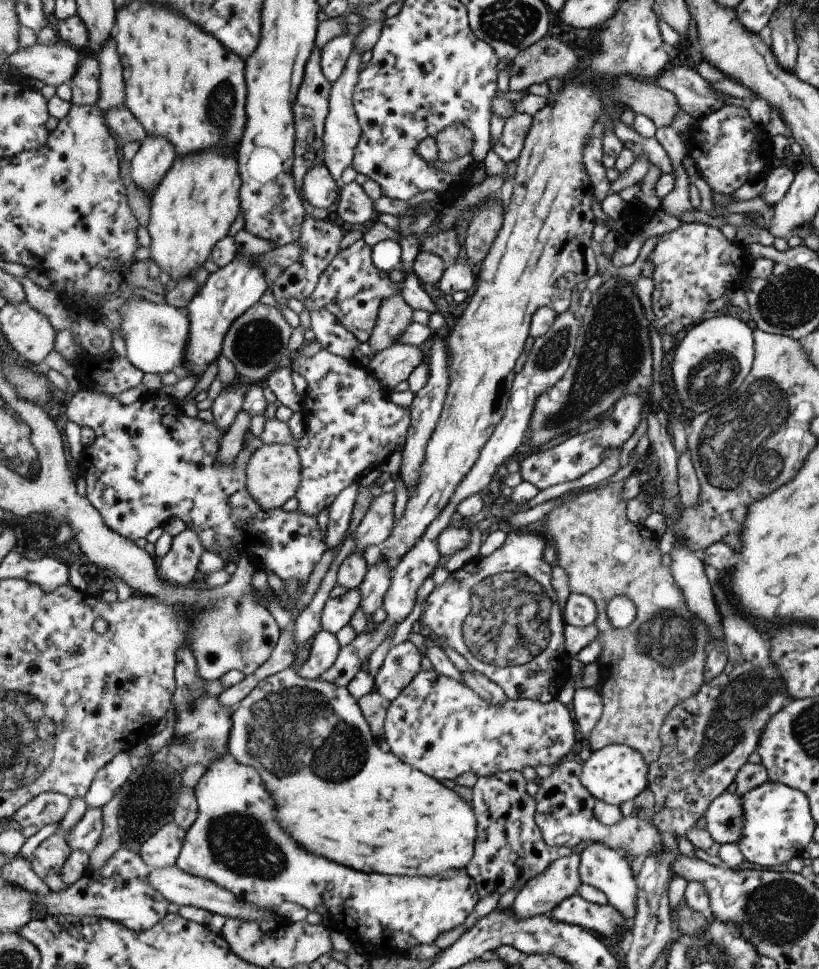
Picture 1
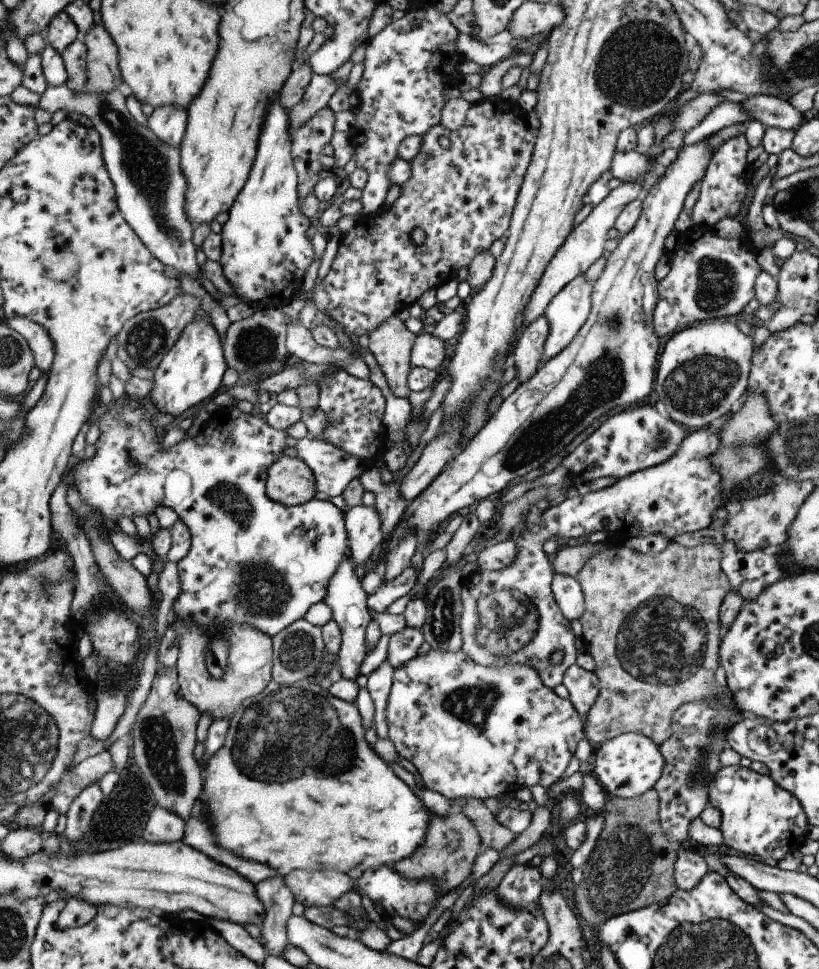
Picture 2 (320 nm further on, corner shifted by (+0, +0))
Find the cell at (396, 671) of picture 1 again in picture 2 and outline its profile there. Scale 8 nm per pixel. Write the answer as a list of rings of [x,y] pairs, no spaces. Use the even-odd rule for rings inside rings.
[[[409,625],[393,633],[390,636],[388,648],[389,662],[395,669],[401,668],[419,654],[419,648],[421,648],[421,644],[425,644],[425,641],[424,632]]]

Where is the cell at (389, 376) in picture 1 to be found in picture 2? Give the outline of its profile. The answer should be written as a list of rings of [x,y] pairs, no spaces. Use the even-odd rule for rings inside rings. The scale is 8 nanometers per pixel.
[[[432,333],[418,335],[412,351],[412,364],[415,367],[427,367],[439,370],[445,360],[445,341]]]

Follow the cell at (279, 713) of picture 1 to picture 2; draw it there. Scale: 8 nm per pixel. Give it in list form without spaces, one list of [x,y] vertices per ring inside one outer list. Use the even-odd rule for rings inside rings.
[[[305,679],[290,685],[279,684],[273,680],[259,696],[245,700],[231,719],[225,745],[208,760],[203,772],[204,794],[199,804],[202,802],[206,810],[210,810],[210,822],[214,825],[217,844],[231,852],[239,852],[241,856],[247,856],[247,860],[259,860],[261,864],[268,864],[283,876],[301,868],[304,871],[326,871],[335,868],[342,873],[349,872],[351,868],[360,868],[365,872],[375,867],[391,867],[392,864],[414,855],[429,836],[433,814],[417,798],[417,794],[377,756],[376,750],[369,746],[369,742],[365,740],[366,729],[363,728],[361,720],[363,718],[357,710],[357,705],[336,697],[329,688],[320,688],[316,679]]]

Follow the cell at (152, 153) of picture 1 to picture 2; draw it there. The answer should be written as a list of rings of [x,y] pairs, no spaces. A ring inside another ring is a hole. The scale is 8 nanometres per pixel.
[[[175,105],[156,108],[147,125],[163,142],[180,148],[188,125],[187,110]]]

